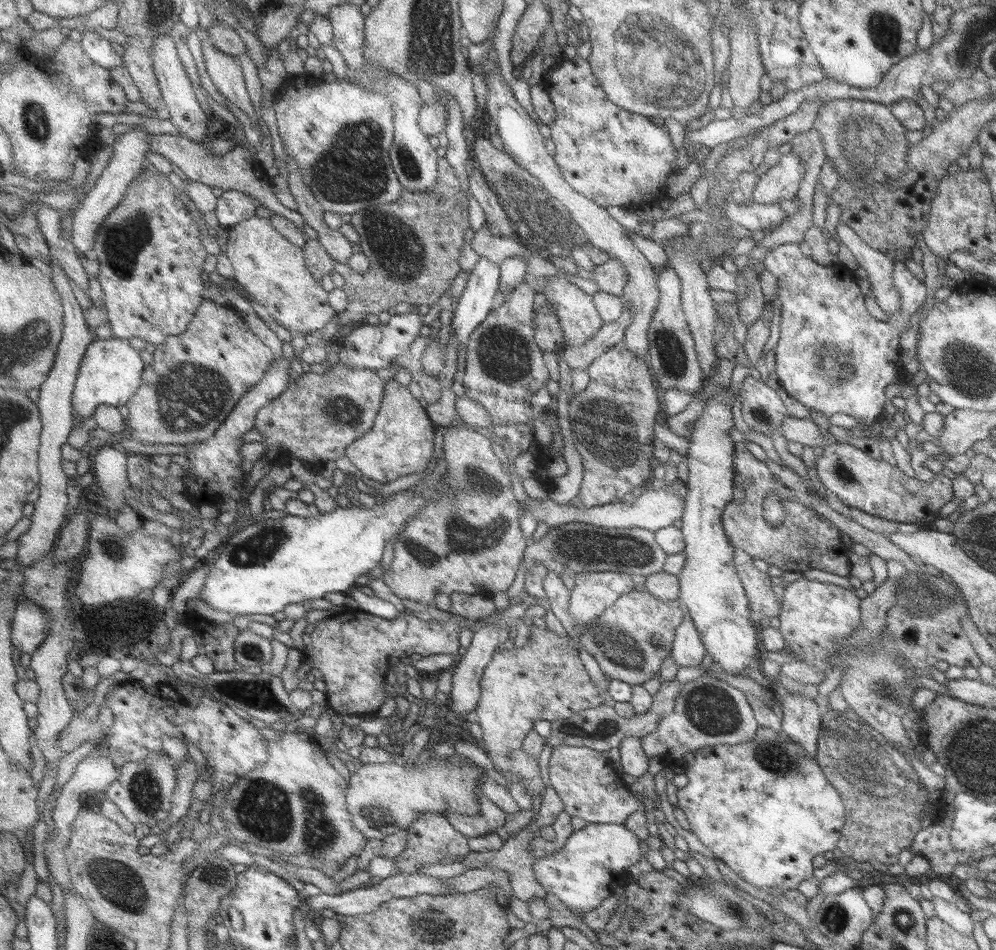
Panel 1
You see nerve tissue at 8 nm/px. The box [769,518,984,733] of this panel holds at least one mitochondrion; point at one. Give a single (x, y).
(919, 602)

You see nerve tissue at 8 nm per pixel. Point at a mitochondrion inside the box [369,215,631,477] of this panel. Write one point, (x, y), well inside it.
(503, 354)

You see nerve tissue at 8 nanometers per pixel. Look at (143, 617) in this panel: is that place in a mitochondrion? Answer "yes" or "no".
no

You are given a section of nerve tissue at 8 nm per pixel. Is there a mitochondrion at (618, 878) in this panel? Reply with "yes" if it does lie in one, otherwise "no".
no

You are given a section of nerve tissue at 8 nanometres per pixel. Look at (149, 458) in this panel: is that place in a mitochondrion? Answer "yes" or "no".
no

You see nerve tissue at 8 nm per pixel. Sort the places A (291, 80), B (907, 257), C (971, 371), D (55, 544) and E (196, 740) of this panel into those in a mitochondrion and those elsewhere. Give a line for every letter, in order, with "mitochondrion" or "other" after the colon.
A: other
B: other
C: mitochondrion
D: other
E: other

